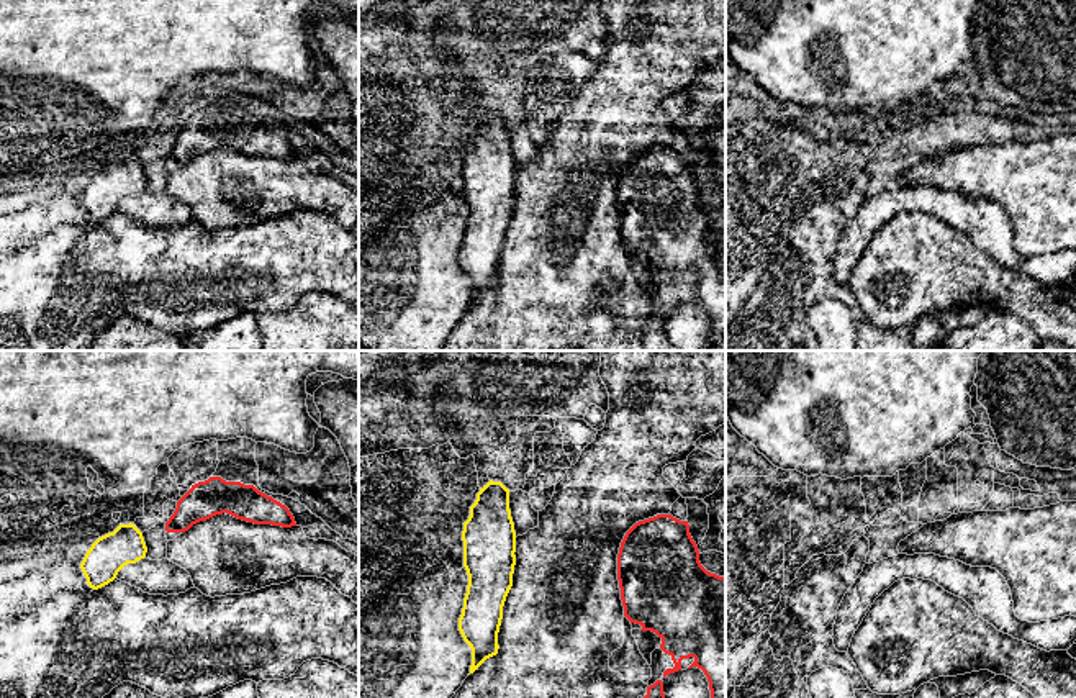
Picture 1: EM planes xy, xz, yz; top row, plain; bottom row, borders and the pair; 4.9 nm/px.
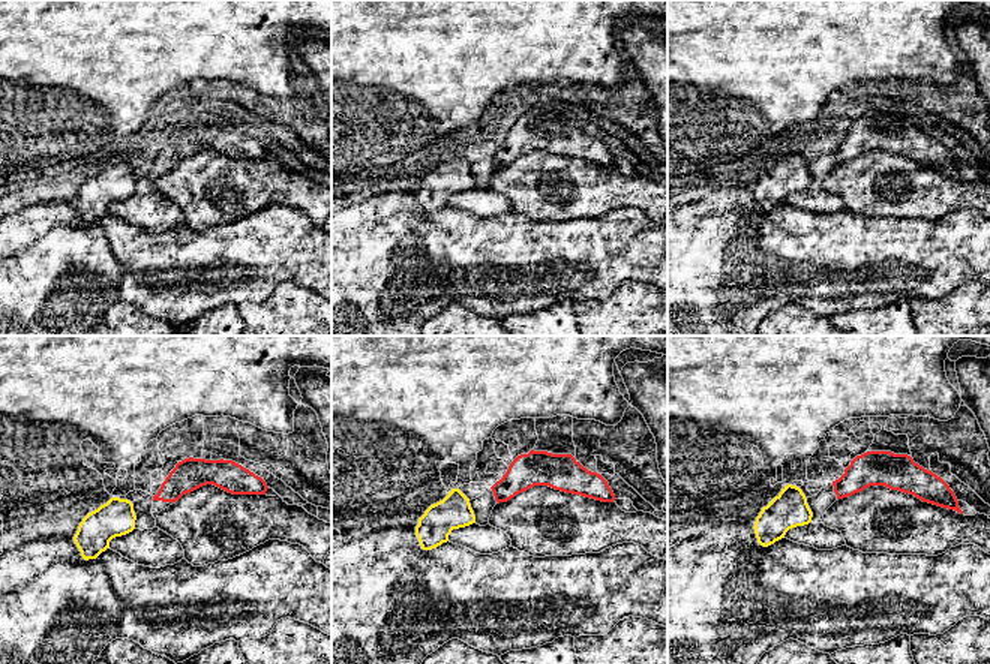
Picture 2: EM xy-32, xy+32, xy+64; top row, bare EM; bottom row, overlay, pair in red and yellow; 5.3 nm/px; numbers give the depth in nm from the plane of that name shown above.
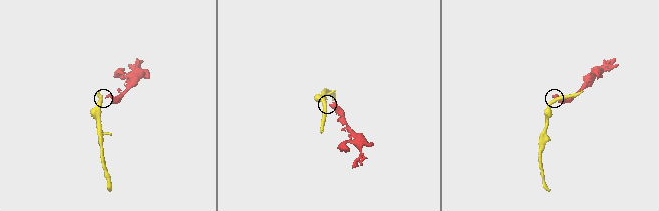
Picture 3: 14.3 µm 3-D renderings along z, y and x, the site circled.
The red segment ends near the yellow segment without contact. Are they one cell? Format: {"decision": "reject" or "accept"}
{"decision": "reject"}

